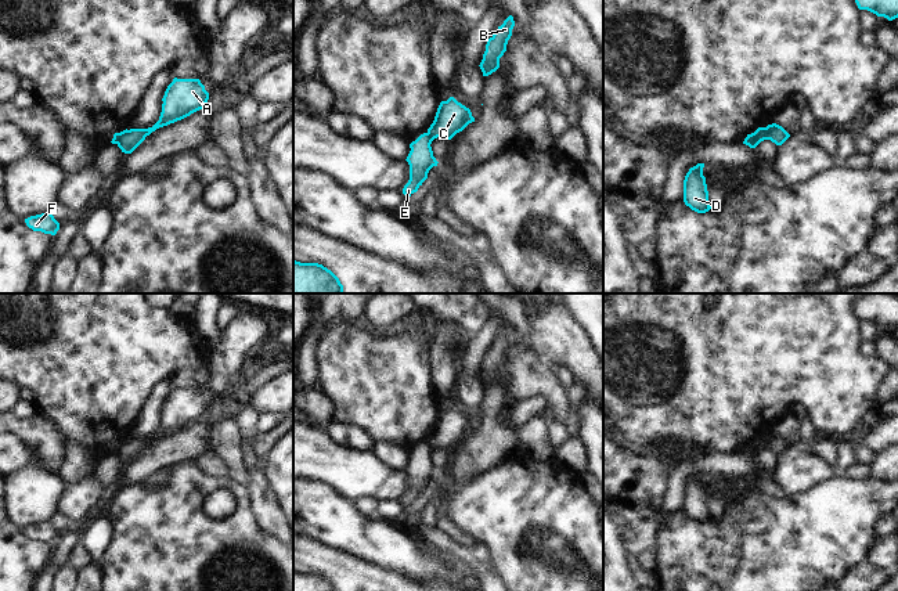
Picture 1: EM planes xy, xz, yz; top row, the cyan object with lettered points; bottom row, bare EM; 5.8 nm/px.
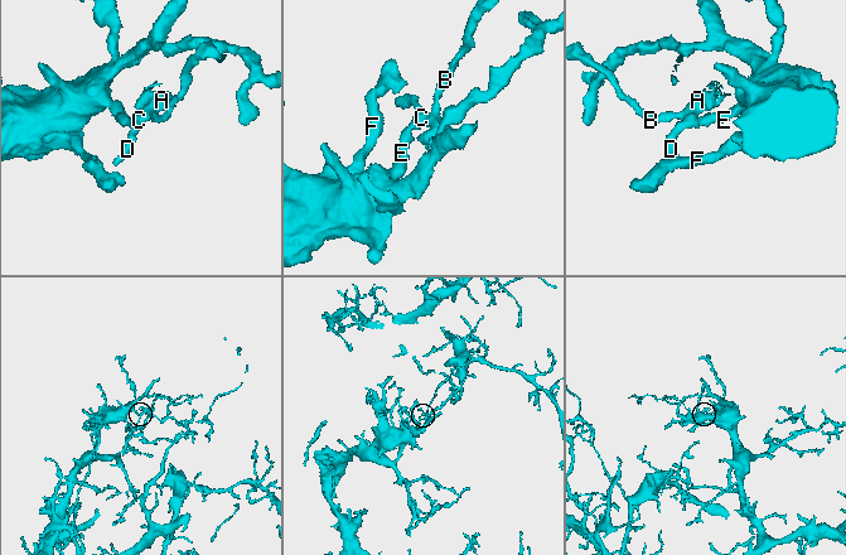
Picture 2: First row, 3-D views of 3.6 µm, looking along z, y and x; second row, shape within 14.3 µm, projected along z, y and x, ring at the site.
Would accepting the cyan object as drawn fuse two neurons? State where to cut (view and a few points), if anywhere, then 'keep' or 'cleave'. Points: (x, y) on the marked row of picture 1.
yz (752, 133), (757, 144) | cleave

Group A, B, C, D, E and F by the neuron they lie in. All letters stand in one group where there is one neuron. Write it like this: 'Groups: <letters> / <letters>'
Groups: A B C D / E F

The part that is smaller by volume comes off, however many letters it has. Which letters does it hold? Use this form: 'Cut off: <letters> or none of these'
Cut off: A, B, C, D

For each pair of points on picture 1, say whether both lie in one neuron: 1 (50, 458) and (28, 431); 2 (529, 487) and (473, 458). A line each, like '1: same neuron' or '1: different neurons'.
1: same neuron
2: different neurons

